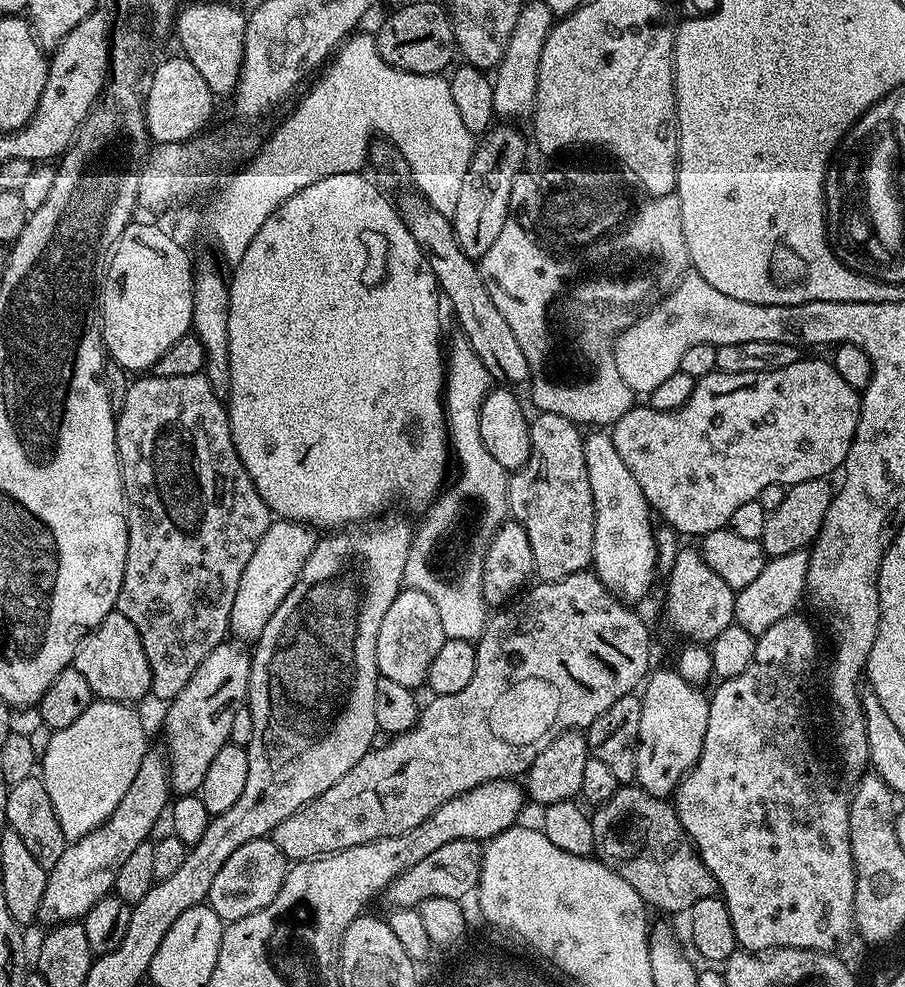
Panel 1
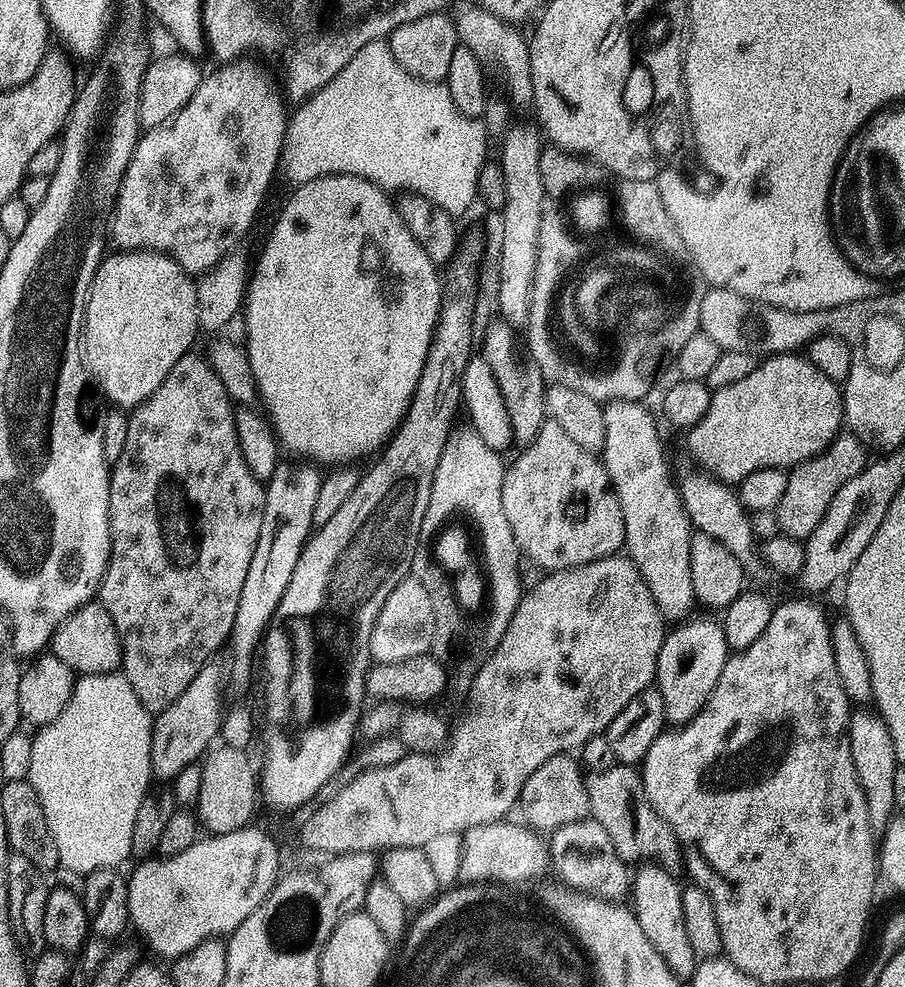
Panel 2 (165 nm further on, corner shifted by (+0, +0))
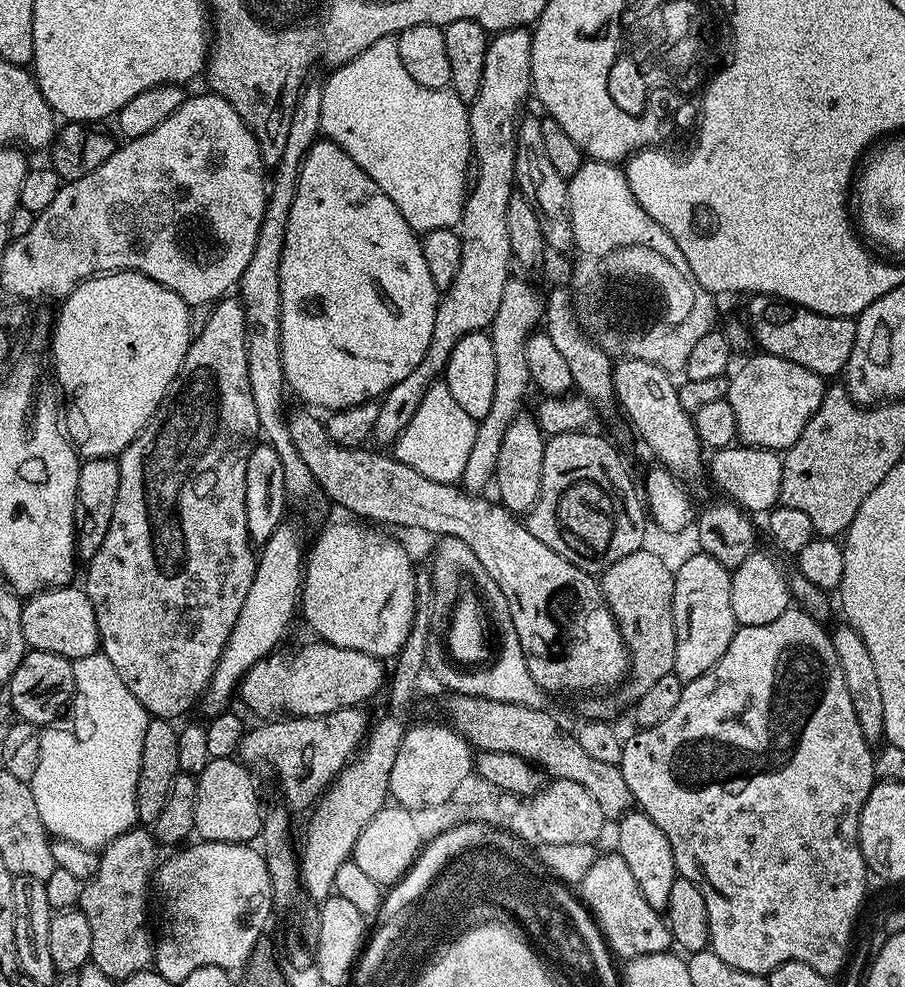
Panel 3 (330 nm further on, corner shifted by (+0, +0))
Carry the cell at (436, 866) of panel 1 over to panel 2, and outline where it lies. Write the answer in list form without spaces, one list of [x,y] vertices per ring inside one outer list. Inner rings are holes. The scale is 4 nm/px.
[[[507,819],[495,820],[482,826],[474,826],[462,833],[464,845],[460,848],[460,880],[465,884],[502,884],[517,886],[527,880],[536,880],[544,871],[549,871],[550,857],[548,846],[543,835],[537,834],[533,829],[523,823],[508,824]]]

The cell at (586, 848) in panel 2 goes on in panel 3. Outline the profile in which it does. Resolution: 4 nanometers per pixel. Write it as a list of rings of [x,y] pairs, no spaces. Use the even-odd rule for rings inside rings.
[[[609,852],[609,856],[597,855],[594,866],[586,870],[578,885],[579,899],[591,912],[605,944],[617,957],[623,958],[669,951],[673,943],[667,919],[642,898],[642,890],[638,890],[638,882],[634,882],[634,874],[630,874],[626,862],[622,862],[620,853]]]

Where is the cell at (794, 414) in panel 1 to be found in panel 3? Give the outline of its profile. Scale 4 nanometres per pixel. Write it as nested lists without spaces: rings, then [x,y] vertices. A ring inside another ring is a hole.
[[[755,354],[728,381],[727,400],[734,406],[738,421],[736,435],[741,445],[749,448],[787,450],[798,442],[798,434],[810,422],[824,397],[825,377],[798,366],[786,358]]]

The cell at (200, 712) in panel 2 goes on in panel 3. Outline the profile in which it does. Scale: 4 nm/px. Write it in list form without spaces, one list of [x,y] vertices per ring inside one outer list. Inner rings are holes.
[[[291,522],[279,524],[270,534],[268,540],[263,541],[259,549],[256,562],[256,573],[254,582],[250,582],[250,594],[246,594],[246,602],[242,602],[242,610],[238,610],[238,622],[234,622],[234,630],[230,632],[230,638],[220,655],[218,666],[208,683],[208,689],[204,691],[202,697],[202,708],[208,711],[209,717],[217,716],[218,713],[225,711],[229,707],[228,699],[233,699],[238,685],[243,680],[245,674],[254,667],[258,660],[265,656],[271,656],[277,651],[276,643],[284,636],[284,631],[288,628],[288,623],[292,620],[292,614],[298,610],[298,601],[302,591],[302,579],[304,576],[303,567],[305,565],[306,548],[300,545],[300,528]]]

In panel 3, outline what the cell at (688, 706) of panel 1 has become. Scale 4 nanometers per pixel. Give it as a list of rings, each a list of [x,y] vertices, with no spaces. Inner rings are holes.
[[[693,551],[693,556],[688,556],[674,572],[674,602],[672,603],[672,617],[674,618],[674,666],[678,679],[685,682],[706,674],[726,654],[726,646],[734,638],[738,627],[734,618],[734,602],[732,601],[732,572],[718,558],[710,558],[704,552]]]

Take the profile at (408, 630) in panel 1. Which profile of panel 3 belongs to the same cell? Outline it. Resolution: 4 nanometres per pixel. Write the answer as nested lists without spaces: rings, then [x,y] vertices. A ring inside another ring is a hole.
[[[344,518],[344,519],[348,519],[348,520],[340,520],[337,522],[337,524],[330,525],[329,528],[326,529],[325,532],[322,533],[321,536],[318,537],[317,540],[313,542],[312,548],[311,548],[311,544],[310,544],[310,551],[307,553],[306,563],[303,567],[304,576],[302,579],[302,591],[300,593],[300,599],[298,601],[299,607],[302,609],[302,614],[303,614],[303,610],[304,610],[305,622],[308,623],[309,626],[312,627],[313,630],[316,631],[318,635],[320,635],[317,637],[319,637],[319,639],[321,641],[323,641],[323,643],[333,644],[334,646],[338,646],[339,648],[349,648],[350,650],[362,650],[362,654],[370,654],[371,656],[379,656],[381,658],[389,658],[388,656],[390,656],[390,658],[396,658],[399,655],[399,653],[402,651],[403,644],[406,642],[407,636],[410,634],[411,624],[415,620],[417,569],[414,567],[414,561],[412,561],[411,558],[409,558],[407,556],[406,551],[403,550],[402,546],[395,539],[391,540],[390,537],[383,536],[383,534],[380,532],[375,532],[375,530],[376,531],[380,531],[380,530],[377,530],[375,527],[369,526],[367,523],[357,522],[355,519],[352,519],[352,518]]]

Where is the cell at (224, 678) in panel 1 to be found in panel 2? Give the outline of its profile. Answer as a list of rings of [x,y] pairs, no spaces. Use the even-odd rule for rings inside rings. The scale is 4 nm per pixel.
[[[288,458],[277,464],[274,474],[266,482],[262,531],[258,533],[258,546],[254,546],[254,558],[250,558],[250,570],[242,585],[234,626],[229,636],[232,666],[228,668],[228,676],[231,683],[233,680],[236,685],[244,686],[252,676],[254,650],[256,648],[257,651],[261,645],[278,610],[278,602],[282,602],[282,594],[286,594],[286,586],[290,586],[300,552],[314,531],[314,506],[318,502],[318,490],[323,481],[321,469],[315,463]]]

